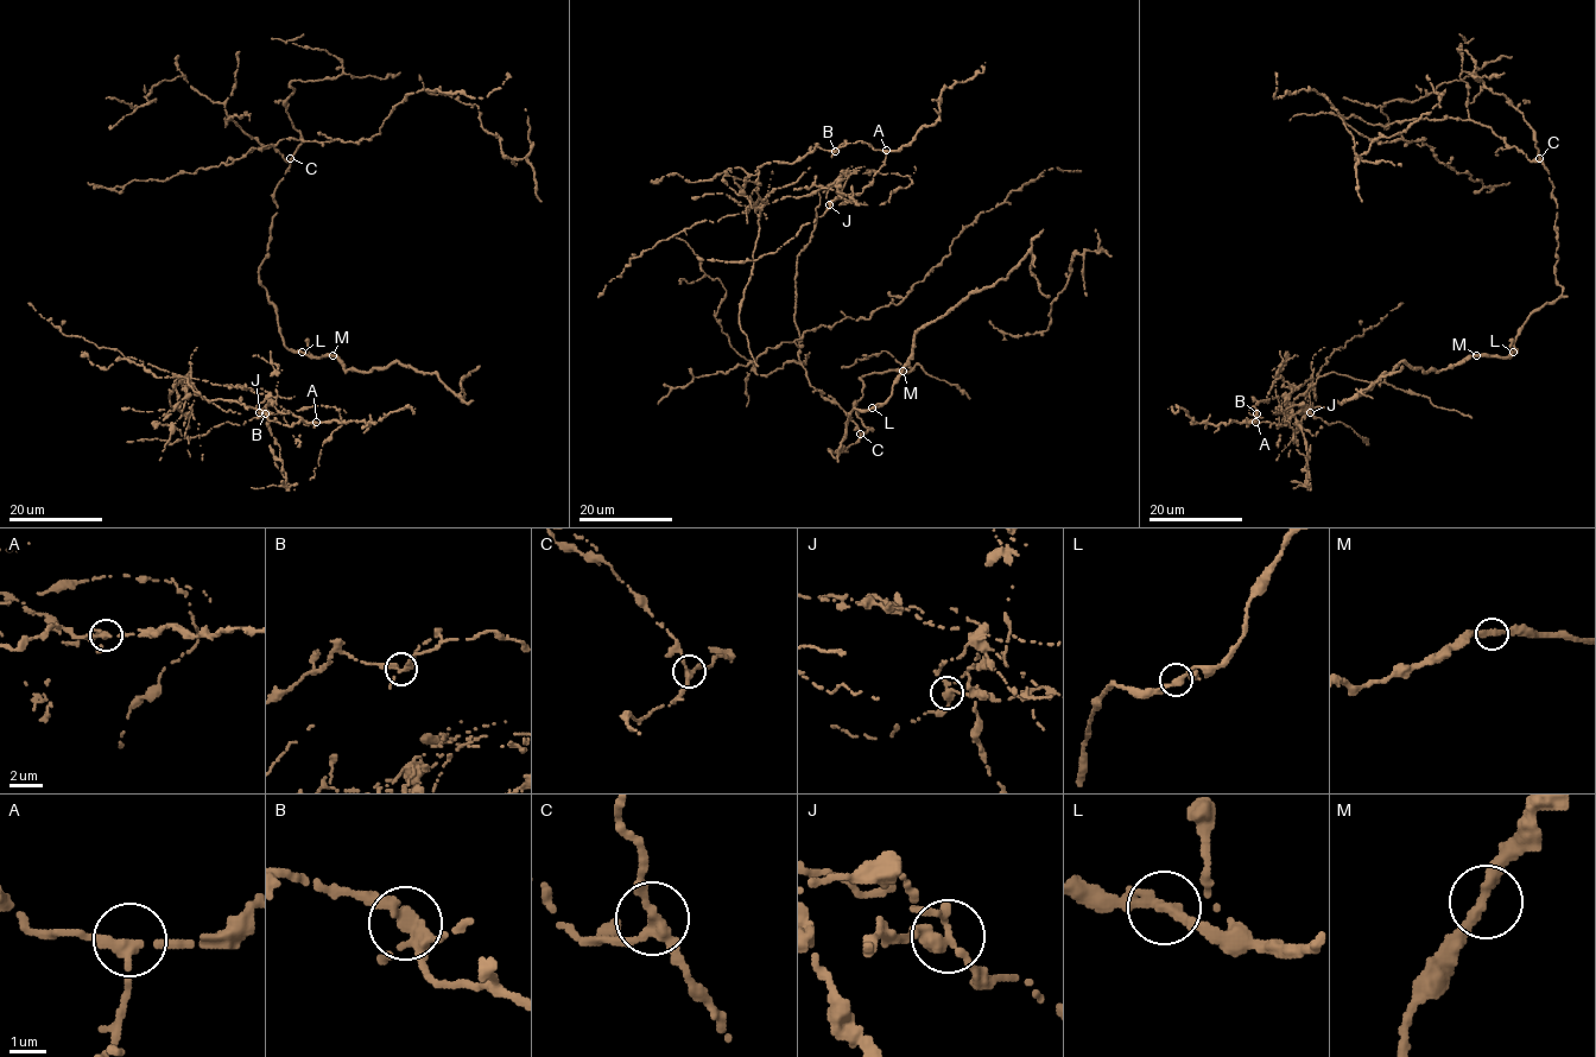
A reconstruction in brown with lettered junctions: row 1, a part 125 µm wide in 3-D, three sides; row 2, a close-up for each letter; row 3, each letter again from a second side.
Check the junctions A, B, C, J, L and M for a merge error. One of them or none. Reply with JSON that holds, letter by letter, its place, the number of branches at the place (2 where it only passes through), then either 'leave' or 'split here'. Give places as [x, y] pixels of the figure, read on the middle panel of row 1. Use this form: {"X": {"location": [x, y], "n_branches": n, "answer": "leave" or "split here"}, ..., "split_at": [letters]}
{"A": {"location": [886, 150], "n_branches": 3, "answer": "leave"}, "B": {"location": [835, 151], "n_branches": 4, "answer": "leave"}, "C": {"location": [860, 434], "n_branches": 3, "answer": "leave"}, "J": {"location": [829, 204], "n_branches": 3, "answer": "split here"}, "L": {"location": [872, 407], "n_branches": 2, "answer": "leave"}, "M": {"location": [903, 371], "n_branches": 2, "answer": "leave"}, "split_at": ["J"]}

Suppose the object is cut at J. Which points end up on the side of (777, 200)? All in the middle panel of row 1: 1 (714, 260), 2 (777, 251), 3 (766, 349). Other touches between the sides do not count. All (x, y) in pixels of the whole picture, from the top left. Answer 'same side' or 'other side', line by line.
1: same side
2: same side
3: other side

